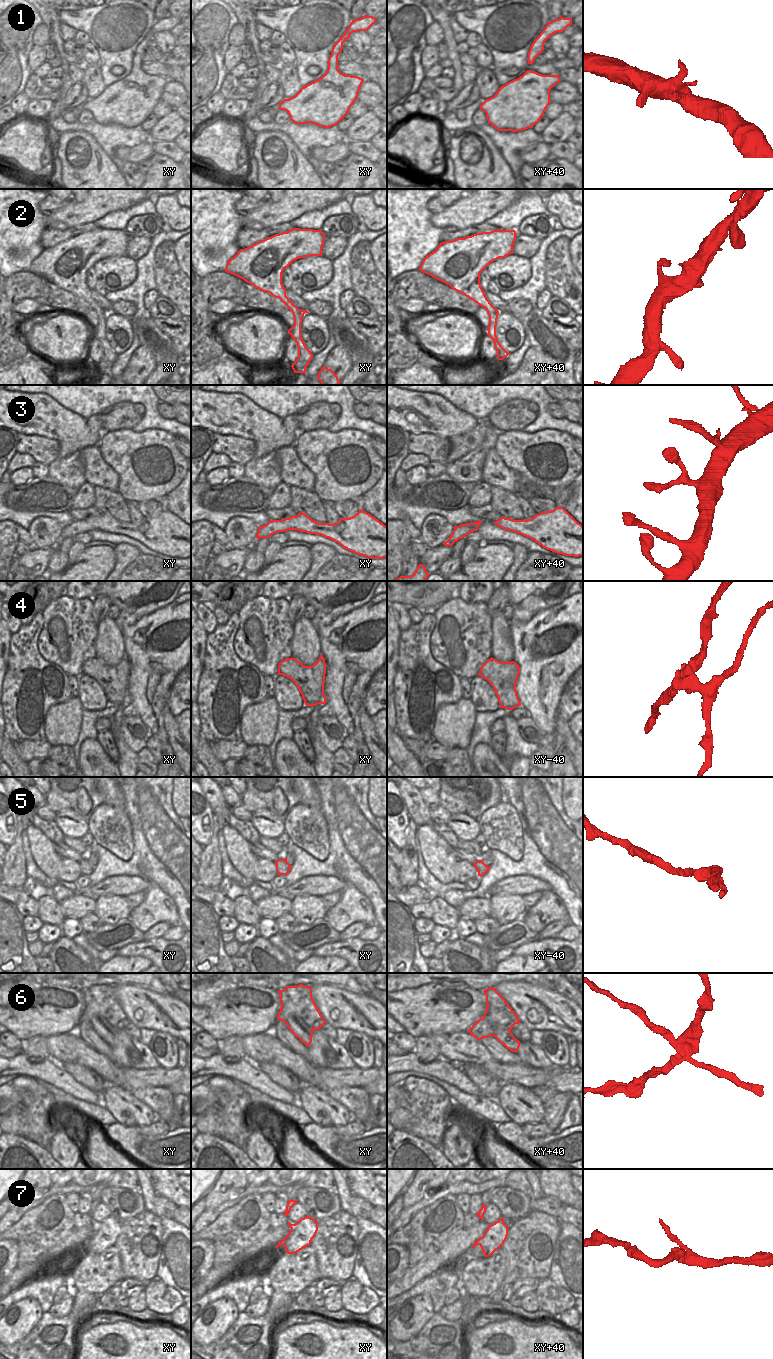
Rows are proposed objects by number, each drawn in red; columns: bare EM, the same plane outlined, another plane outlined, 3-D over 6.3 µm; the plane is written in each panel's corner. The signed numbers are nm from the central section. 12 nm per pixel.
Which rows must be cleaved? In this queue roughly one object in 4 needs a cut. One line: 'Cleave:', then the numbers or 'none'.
Cleave: 4, 6

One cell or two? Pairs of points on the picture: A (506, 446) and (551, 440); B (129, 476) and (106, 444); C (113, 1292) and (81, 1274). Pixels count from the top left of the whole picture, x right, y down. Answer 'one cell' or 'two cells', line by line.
A: one cell
B: one cell
C: two cells

